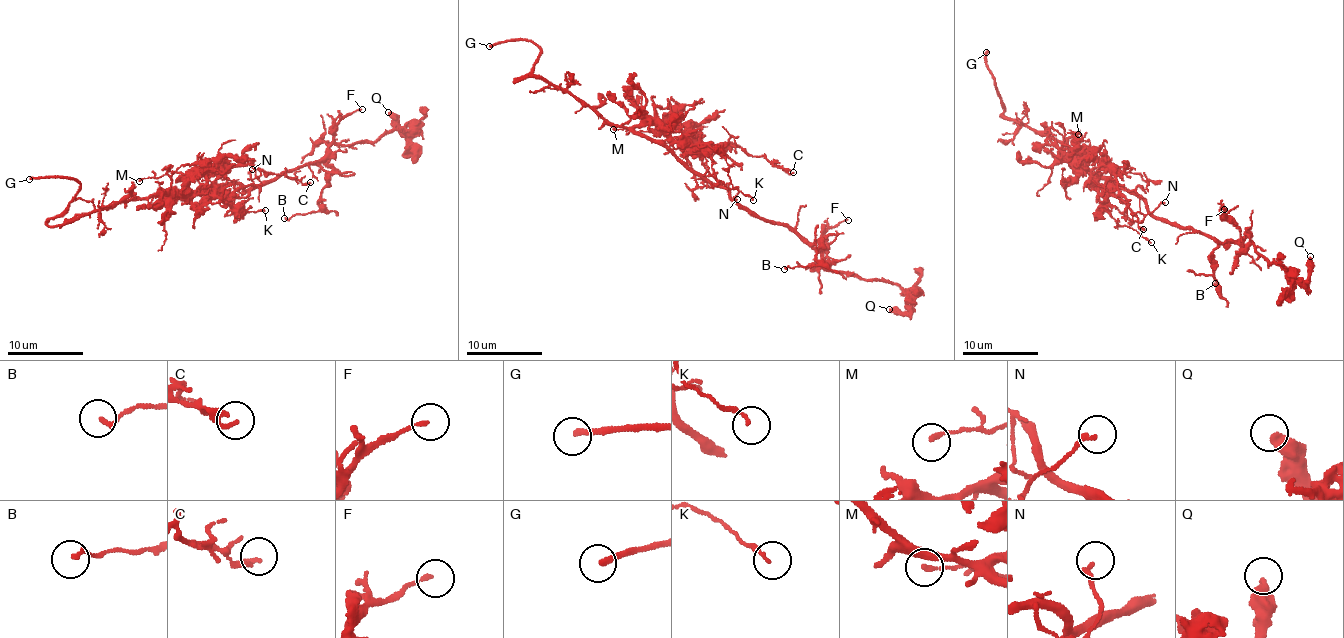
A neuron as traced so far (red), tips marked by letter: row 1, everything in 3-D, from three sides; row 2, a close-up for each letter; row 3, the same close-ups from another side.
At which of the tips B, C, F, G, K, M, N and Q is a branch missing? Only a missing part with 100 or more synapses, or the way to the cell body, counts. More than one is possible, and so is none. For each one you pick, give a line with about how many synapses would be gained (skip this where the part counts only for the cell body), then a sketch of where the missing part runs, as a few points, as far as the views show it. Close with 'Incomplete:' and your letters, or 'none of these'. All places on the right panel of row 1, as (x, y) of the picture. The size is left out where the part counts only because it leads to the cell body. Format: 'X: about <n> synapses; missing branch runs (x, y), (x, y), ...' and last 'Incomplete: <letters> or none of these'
G: missing branch runs (986, 52), (1000, 45), (1005, 35), (1024, 28), (1038, 8), (1045, 14), (1070, 5)
Incomplete: G

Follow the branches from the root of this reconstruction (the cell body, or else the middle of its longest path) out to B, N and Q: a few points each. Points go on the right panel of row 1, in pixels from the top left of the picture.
B: (1121, 188), (1139, 196), (1157, 218), (1211, 238), (1217, 246), (1214, 251), (1214, 278), (1219, 291), (1215, 283)
N: (1121, 188), (1111, 182), (1108, 184), (1108, 199), (1130, 219), (1141, 222), (1143, 216), (1165, 202)
Q: (1121, 188), (1172, 225), (1227, 244), (1251, 242), (1268, 264), (1283, 268), (1293, 280), (1306, 280), (1310, 256)

